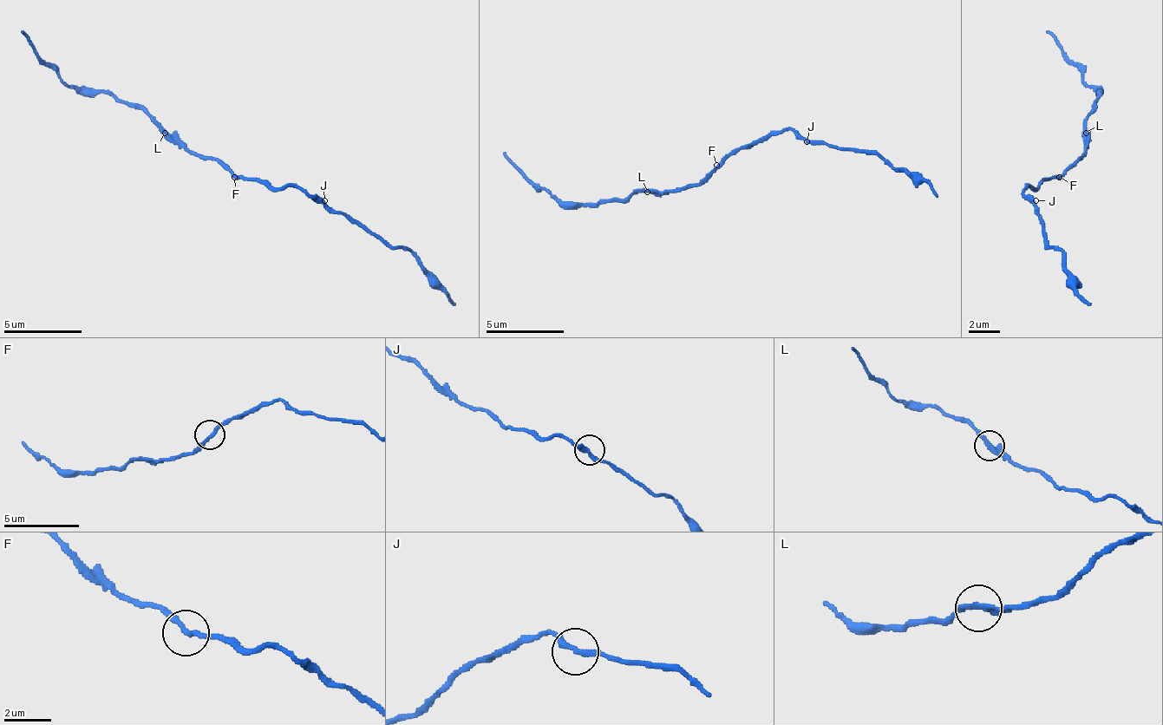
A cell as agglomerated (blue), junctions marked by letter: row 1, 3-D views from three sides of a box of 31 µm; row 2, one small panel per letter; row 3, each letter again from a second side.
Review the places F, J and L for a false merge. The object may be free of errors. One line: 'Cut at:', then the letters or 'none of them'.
Cut at: L

